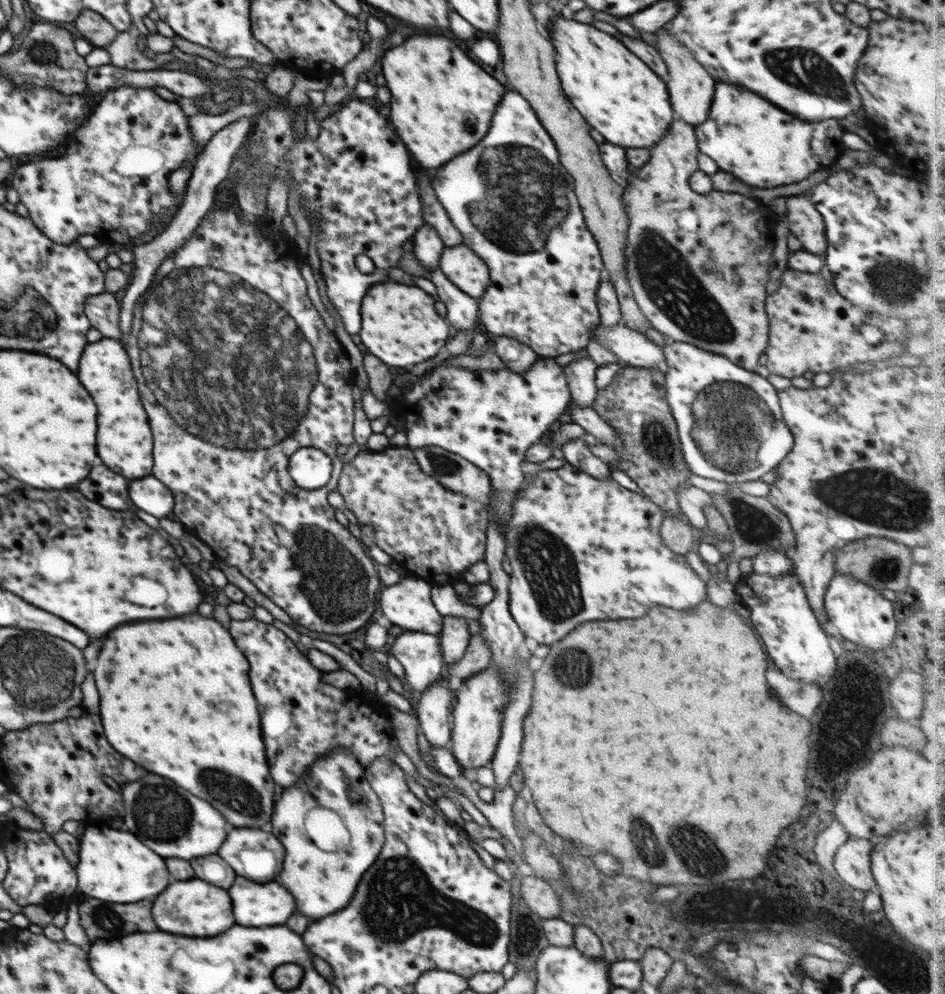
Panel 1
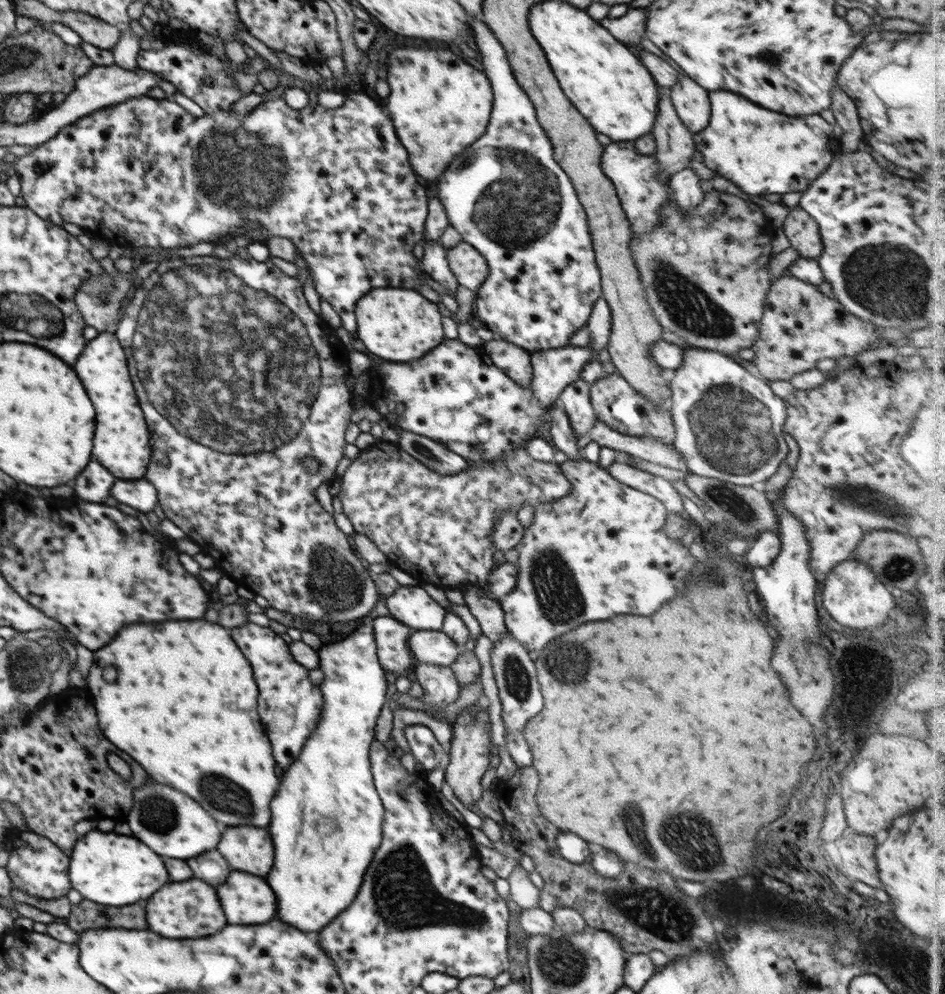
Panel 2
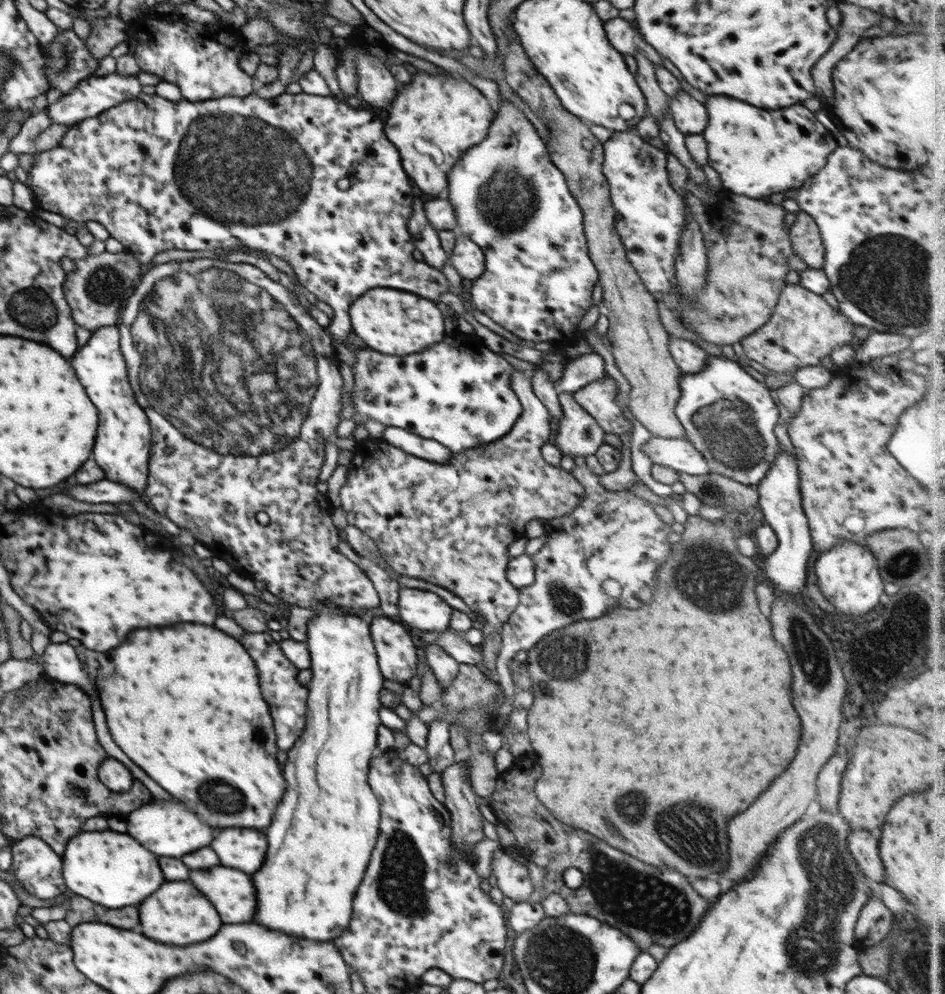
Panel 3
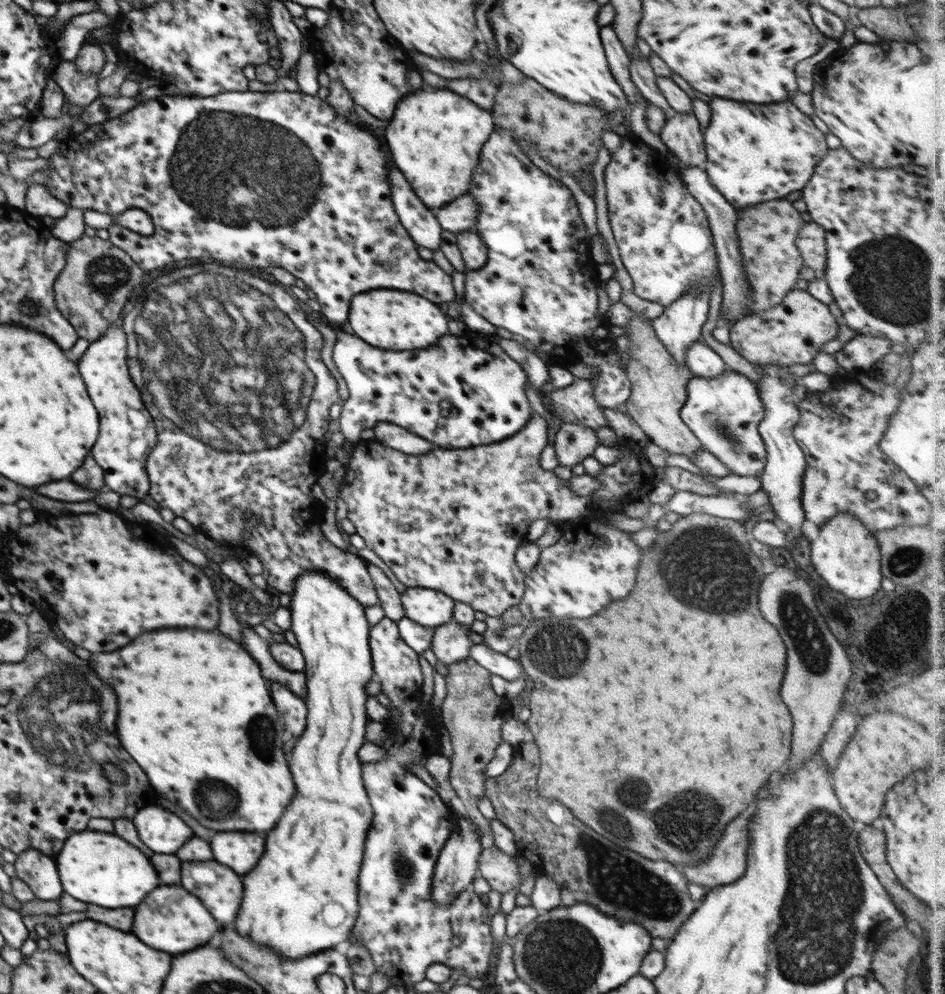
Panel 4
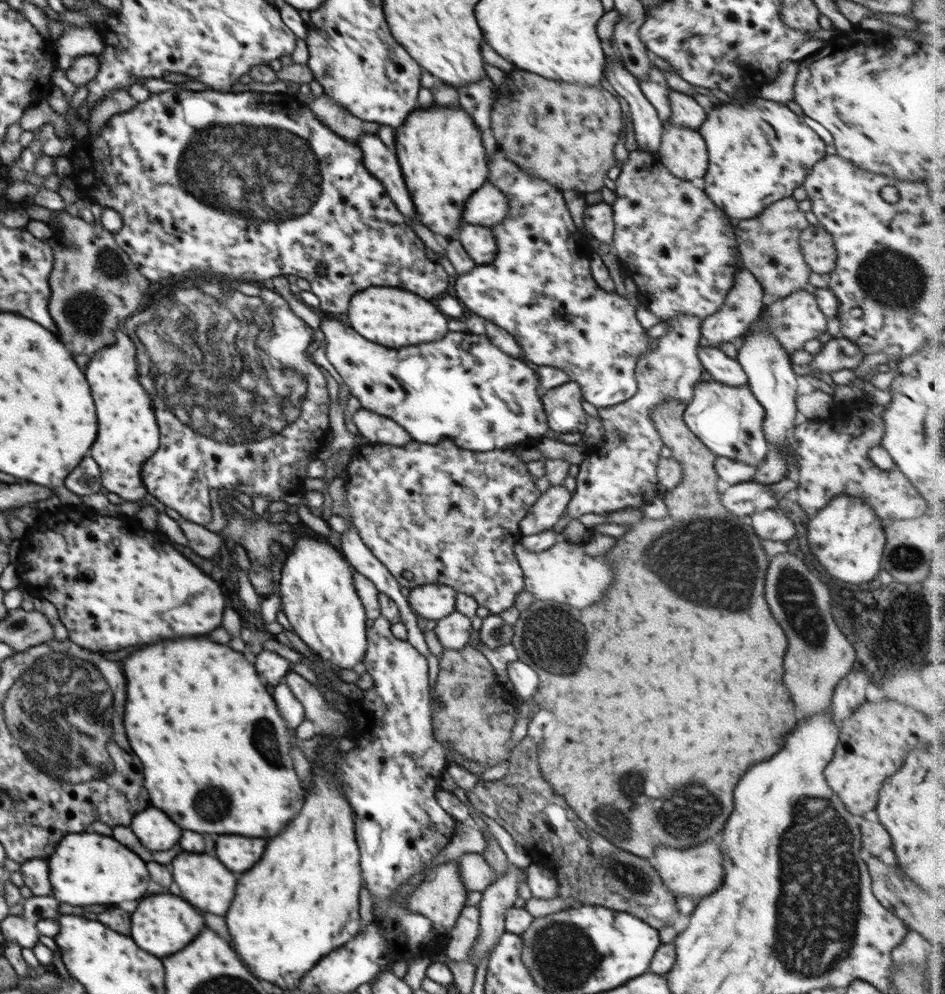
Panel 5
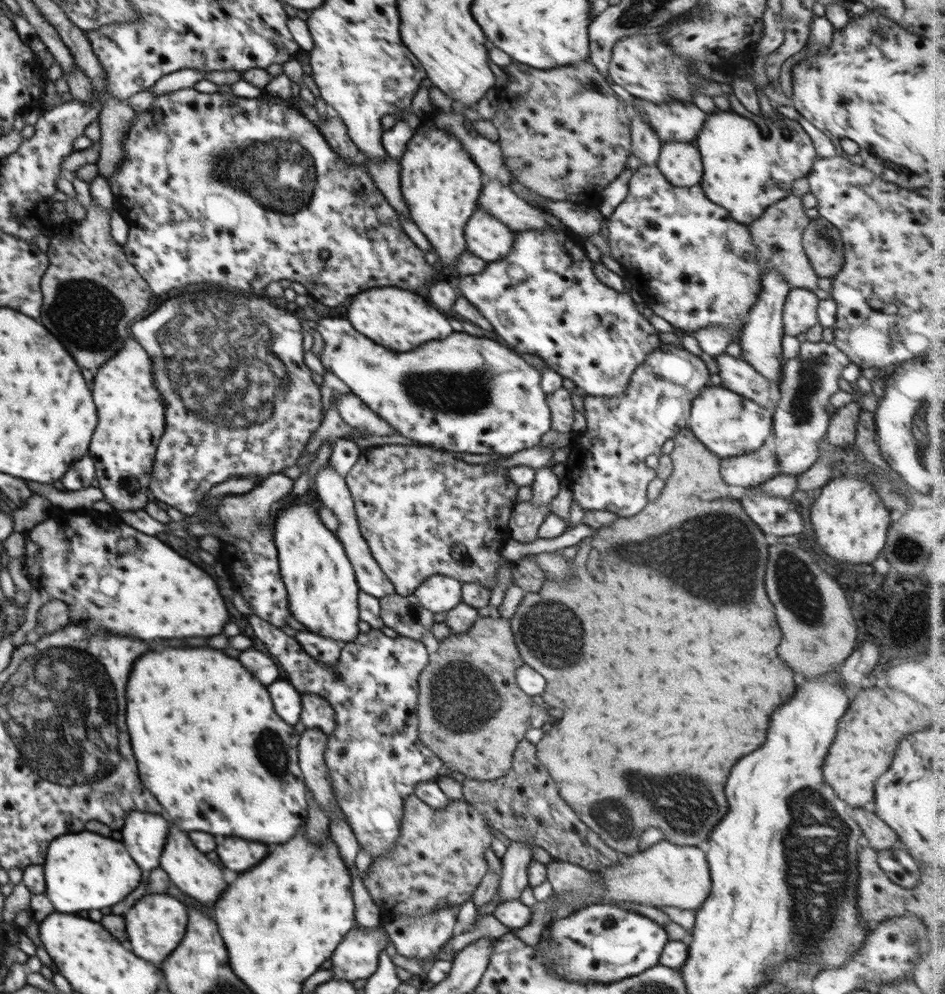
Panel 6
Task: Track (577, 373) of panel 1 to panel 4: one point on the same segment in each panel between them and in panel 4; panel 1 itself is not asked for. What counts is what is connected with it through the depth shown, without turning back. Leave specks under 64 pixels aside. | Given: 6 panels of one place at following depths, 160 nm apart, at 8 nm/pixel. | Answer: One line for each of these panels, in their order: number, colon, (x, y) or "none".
2: (574, 400)
3: (578, 434)
4: (574, 442)

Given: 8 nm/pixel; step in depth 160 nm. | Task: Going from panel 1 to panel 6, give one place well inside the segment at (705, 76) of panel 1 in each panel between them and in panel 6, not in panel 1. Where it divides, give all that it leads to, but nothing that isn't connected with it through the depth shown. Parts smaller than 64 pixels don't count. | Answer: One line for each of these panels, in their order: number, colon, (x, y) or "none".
2: (692, 105)
3: (691, 117)
4: (681, 134)
5: (683, 151)
6: (680, 162)

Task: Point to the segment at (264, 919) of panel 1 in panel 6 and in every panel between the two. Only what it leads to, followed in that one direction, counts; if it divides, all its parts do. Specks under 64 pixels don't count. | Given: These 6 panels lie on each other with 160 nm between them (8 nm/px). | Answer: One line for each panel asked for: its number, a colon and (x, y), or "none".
2: (246, 899)
3: (232, 892)
4: (218, 887)
5: (204, 882)
6: (190, 870)

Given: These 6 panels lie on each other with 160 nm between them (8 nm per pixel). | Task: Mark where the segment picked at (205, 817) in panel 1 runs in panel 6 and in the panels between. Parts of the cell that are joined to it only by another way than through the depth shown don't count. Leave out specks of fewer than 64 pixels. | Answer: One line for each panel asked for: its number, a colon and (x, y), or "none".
2: (172, 824)
3: (165, 827)
4: (162, 832)
5: (154, 829)
6: (145, 833)

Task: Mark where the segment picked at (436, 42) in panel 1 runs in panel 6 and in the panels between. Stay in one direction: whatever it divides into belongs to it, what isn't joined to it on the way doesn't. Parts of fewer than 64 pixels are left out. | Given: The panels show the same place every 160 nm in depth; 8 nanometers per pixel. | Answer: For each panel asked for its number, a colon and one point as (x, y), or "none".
2: (443, 104)
3: (443, 113)
4: (435, 138)
5: (441, 152)
6: (441, 184)

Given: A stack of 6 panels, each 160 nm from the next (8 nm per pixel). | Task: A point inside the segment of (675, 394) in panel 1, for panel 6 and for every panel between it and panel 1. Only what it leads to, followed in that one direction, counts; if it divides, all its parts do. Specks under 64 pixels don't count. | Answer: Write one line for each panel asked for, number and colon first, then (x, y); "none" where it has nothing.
2: (728, 423)
3: (727, 411)
4: (723, 412)
5: (728, 419)
6: (728, 424)

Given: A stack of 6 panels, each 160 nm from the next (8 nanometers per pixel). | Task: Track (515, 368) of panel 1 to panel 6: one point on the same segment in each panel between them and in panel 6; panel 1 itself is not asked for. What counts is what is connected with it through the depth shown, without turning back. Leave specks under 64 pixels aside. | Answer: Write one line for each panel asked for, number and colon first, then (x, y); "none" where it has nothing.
2: (515, 361)
3: (450, 524)
4: (451, 520)
5: (431, 514)
6: (423, 512)

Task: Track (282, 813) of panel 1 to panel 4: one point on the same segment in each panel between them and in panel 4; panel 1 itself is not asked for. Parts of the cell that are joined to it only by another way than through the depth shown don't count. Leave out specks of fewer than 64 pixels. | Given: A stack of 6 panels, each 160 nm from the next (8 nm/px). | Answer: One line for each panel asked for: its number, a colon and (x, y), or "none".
2: (329, 817)
3: (326, 827)
4: (302, 897)

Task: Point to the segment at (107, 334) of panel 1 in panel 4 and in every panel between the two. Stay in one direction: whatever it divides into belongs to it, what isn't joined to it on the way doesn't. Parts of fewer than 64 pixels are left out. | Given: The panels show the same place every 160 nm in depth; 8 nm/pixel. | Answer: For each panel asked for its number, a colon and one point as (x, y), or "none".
2: (99, 298)
3: (94, 292)
4: (98, 278)

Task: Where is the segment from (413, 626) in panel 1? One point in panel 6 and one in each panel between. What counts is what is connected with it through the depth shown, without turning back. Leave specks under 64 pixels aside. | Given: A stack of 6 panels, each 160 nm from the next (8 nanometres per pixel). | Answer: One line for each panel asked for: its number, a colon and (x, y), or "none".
2: (411, 605)
3: (421, 610)
4: (430, 608)
5: (431, 601)
6: (438, 593)

